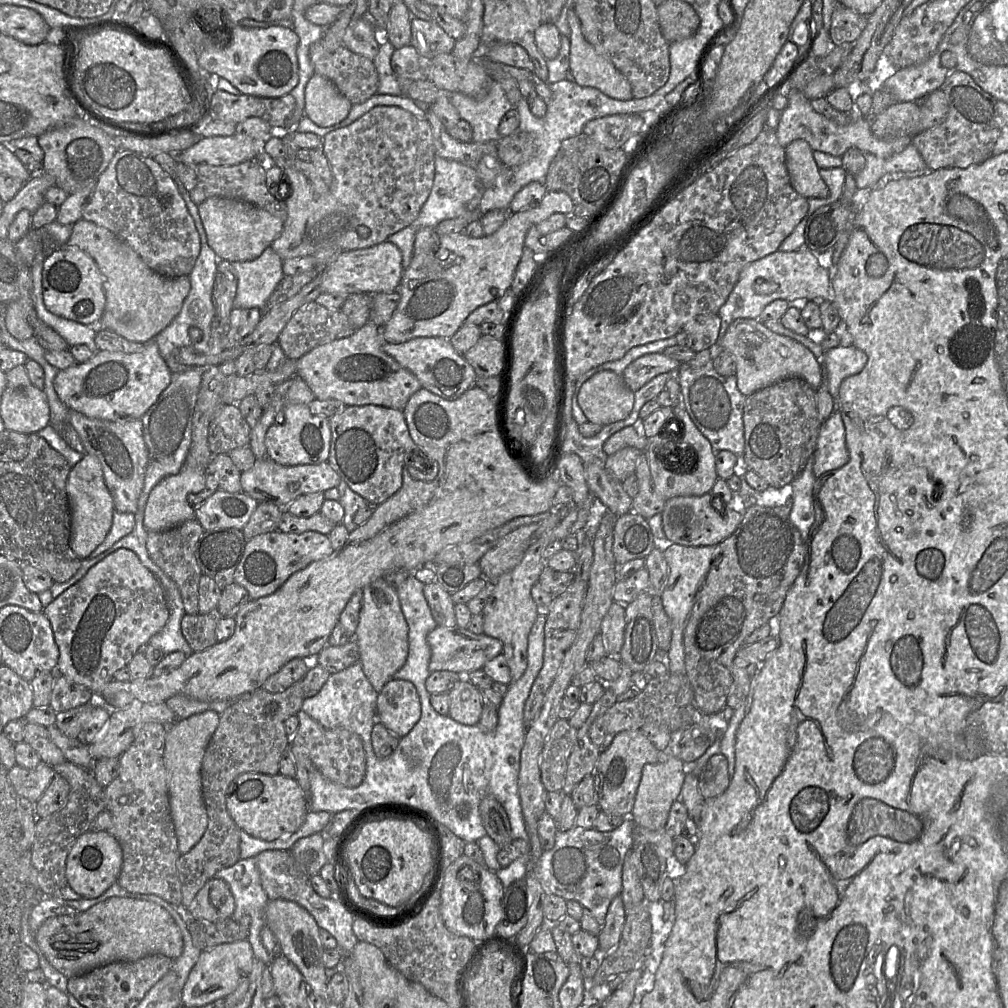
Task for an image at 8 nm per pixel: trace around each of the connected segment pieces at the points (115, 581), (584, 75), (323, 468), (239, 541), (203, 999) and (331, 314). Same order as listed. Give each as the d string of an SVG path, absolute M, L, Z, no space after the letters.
M120 548L97 564L75 584L70 586L42 612L49 619L55 642L59 649L56 672L71 681L83 685L97 694L113 680L113 674L127 667L141 645L147 645L150 638L160 632L169 618L169 609L163 588L158 579L146 568L131 550Z
M574 9L569 10L567 21L571 30L569 71L573 81L583 87L597 88L616 100L631 100L633 94L629 81L585 39Z
M268 457L256 459L254 465L247 471L241 472L240 483L242 491L260 502L272 502L283 508L301 495L325 492L336 488L341 477L329 462L319 464L304 464L295 466L280 465Z
M239 529L204 530L195 546L195 560L202 574L212 578L220 589L233 583L246 541Z
M247 940L224 943L202 951L184 985L181 1005L202 1007L218 999L225 999L237 989L241 978L248 977L254 960L252 947Z
M315 301L298 308L289 319L277 338L277 344L286 358L297 360L313 348L352 335L356 329L347 316L339 309L328 309Z

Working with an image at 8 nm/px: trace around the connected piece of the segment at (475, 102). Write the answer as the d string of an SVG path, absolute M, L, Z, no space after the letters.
M494 80L489 83L488 92L482 99L461 92L451 92L447 99L456 108L460 118L471 125L472 141L476 143L498 142L501 138L498 133L500 121L514 107L500 84Z

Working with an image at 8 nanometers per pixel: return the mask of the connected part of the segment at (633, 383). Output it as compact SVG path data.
M650 353L629 364L622 377L626 385L636 392L659 374L672 373L672 376L678 376L677 369L680 364L663 353Z

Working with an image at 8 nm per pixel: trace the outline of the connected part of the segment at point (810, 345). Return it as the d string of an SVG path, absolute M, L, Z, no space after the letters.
M769 320L764 322L770 331L792 338L806 346L817 360L824 364L828 388L831 396L835 400L837 410L837 397L842 381L852 375L860 373L867 363L867 355L854 345L849 347L838 346L826 352L819 344L811 341L807 336L795 333L785 328L780 320Z

